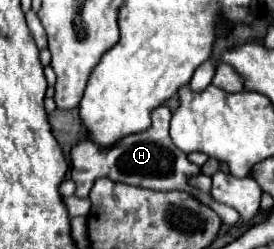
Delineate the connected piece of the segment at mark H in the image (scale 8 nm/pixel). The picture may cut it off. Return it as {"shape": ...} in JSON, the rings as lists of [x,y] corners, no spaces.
{"shape":[[[160,105],[156,109],[152,109],[152,125],[142,131],[142,133],[134,133],[128,135],[124,139],[120,139],[118,143],[110,145],[110,147],[98,147],[98,143],[94,143],[90,137],[80,139],[72,149],[70,149],[70,177],[76,183],[76,197],[88,197],[92,185],[96,179],[100,177],[108,177],[112,181],[120,181],[120,183],[128,183],[128,185],[136,185],[136,187],[144,187],[144,189],[154,189],[154,191],[170,191],[170,189],[184,189],[192,195],[196,195],[202,203],[206,203],[208,207],[212,207],[220,219],[224,221],[224,225],[232,227],[236,225],[236,221],[240,219],[238,211],[220,203],[214,203],[208,193],[196,191],[194,187],[188,185],[188,179],[192,175],[200,173],[200,167],[192,165],[186,159],[186,153],[180,151],[170,135],[168,135],[168,127],[170,127],[170,109],[166,105]]]}

